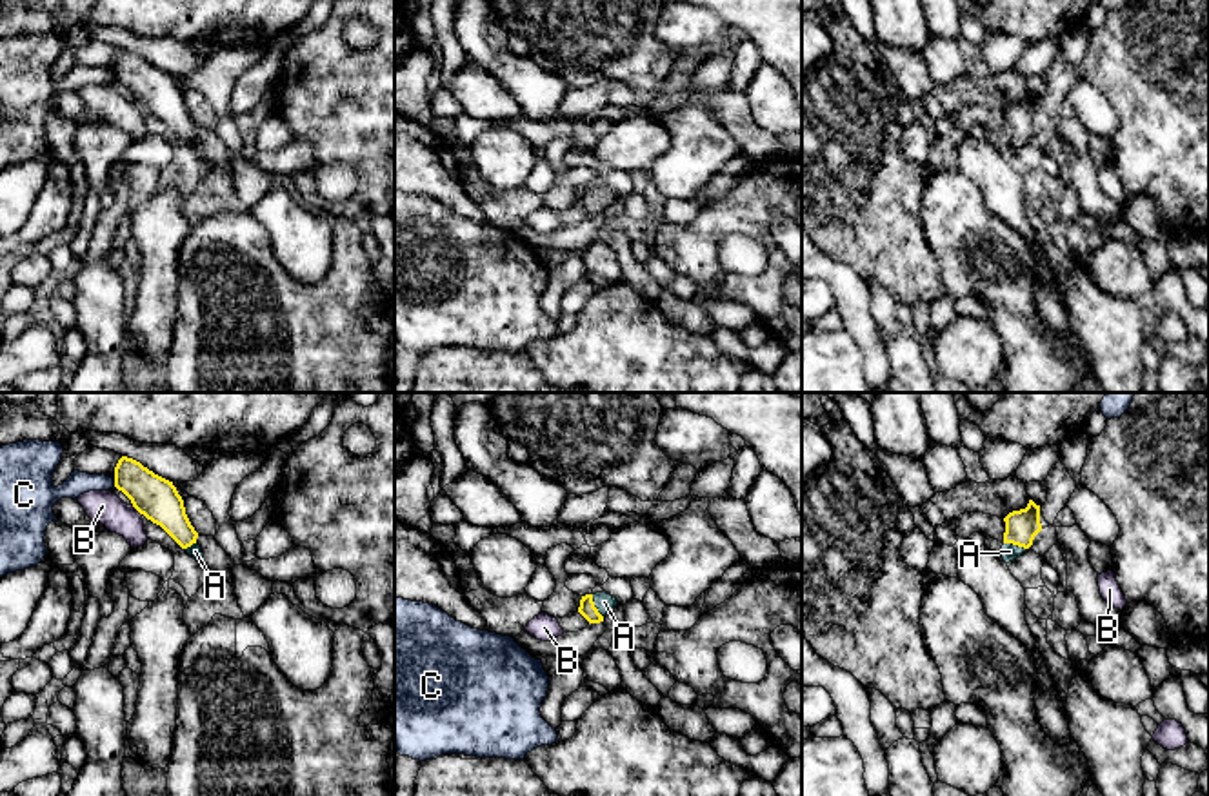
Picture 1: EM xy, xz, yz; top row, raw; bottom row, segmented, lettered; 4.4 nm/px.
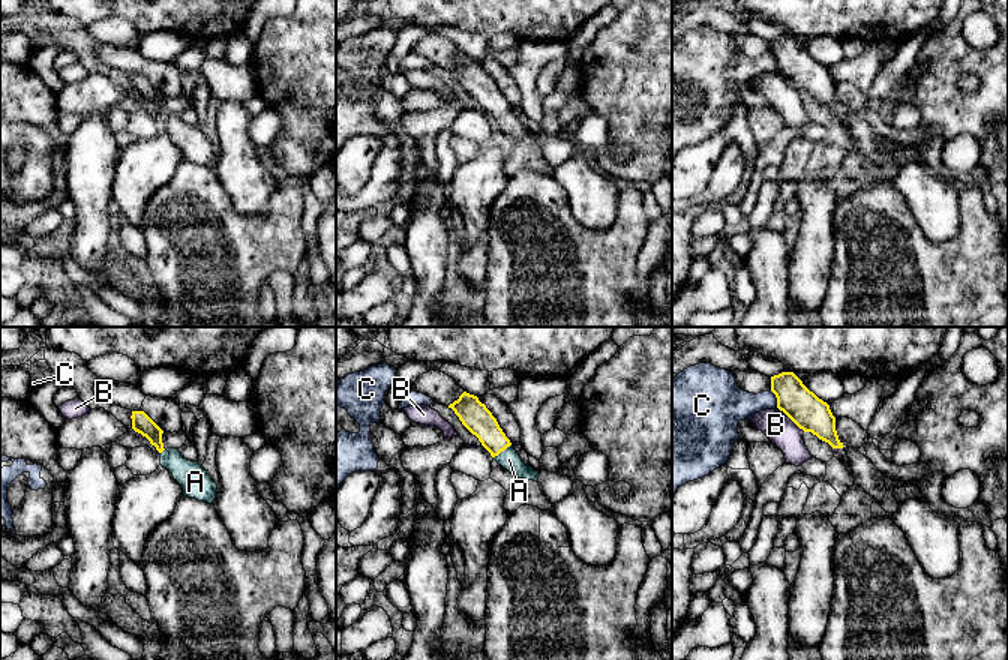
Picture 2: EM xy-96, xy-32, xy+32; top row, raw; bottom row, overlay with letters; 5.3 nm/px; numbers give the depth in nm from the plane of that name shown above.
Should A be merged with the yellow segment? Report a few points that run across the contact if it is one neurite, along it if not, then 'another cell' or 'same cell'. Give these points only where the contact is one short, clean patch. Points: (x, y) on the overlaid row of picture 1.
yz (1022, 526), (1015, 544), (1009, 551) | same cell

